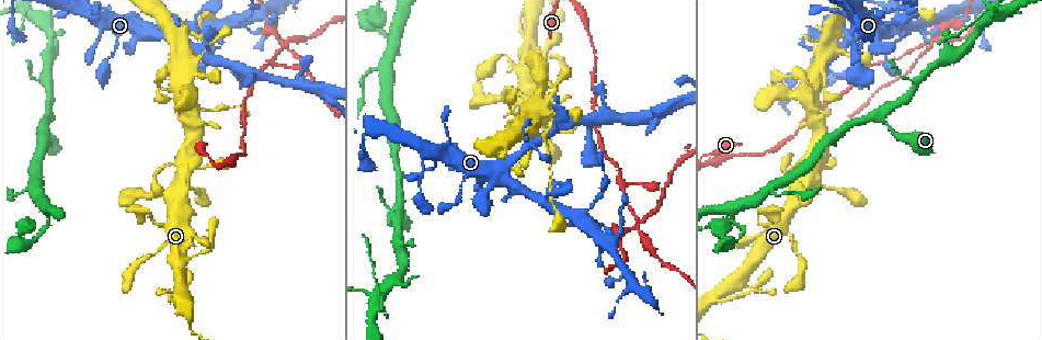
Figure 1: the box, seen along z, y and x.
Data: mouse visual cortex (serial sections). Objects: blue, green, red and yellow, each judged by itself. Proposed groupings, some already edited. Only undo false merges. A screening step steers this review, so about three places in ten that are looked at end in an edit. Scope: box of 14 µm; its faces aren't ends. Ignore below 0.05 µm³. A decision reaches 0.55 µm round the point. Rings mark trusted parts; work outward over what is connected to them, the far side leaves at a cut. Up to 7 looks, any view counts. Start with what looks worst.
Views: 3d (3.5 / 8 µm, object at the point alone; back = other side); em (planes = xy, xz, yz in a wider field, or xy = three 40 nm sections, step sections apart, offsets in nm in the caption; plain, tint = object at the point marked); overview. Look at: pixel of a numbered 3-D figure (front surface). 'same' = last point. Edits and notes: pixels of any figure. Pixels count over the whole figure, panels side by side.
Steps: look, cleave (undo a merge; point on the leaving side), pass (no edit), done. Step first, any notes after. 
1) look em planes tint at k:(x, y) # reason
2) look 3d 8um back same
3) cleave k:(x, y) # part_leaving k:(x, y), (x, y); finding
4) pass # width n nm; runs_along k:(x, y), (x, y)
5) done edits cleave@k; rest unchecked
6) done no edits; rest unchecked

look 3d 3.5um at 1:(924, 27) # thin arm on a thick one

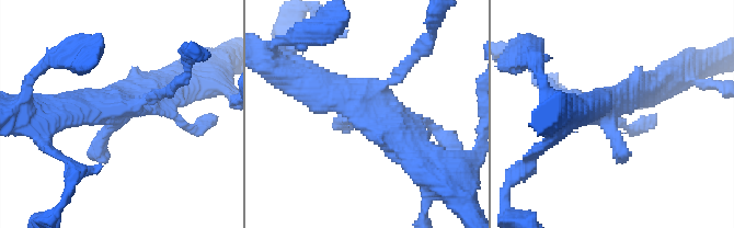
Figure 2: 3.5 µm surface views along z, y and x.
look em xy step 5 tint at 2:(359, 105)

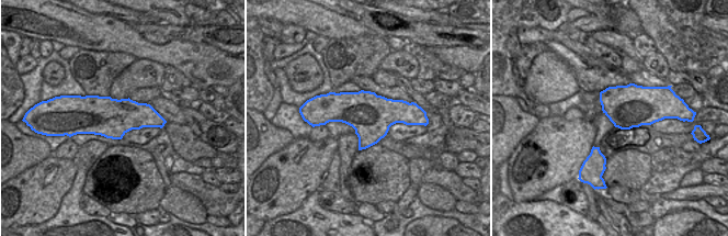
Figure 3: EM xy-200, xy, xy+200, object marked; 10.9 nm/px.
cleave 2:(413, 57) # part_leaving 2:(388, 84), (432, 36), (435, 20); two cells meet here

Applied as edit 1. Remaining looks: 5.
look overview

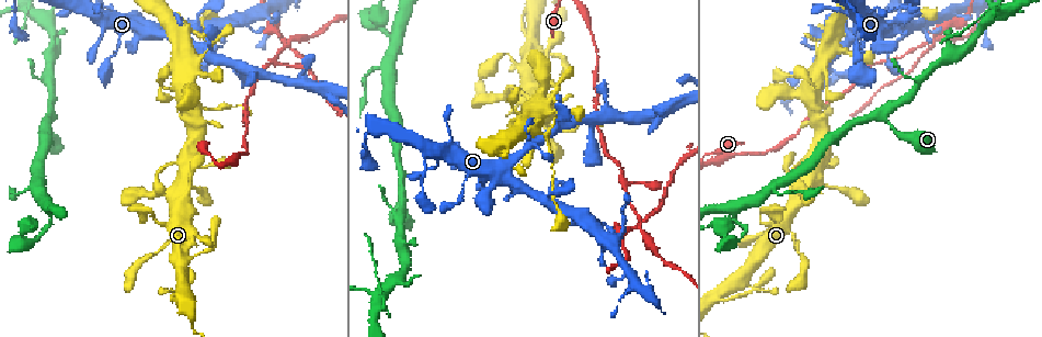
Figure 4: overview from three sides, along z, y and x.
look 3d 8um at 4:(623, 181) # thin neck

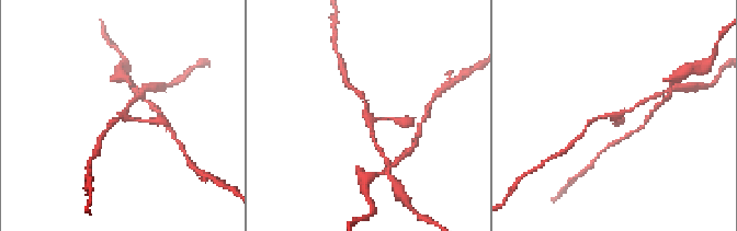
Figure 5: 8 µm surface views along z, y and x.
look 3d 3.5um at 5:(368, 117)

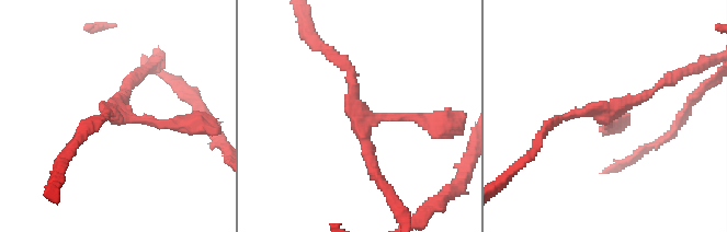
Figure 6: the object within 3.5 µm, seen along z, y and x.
look em planes tint at 6:(113, 109)

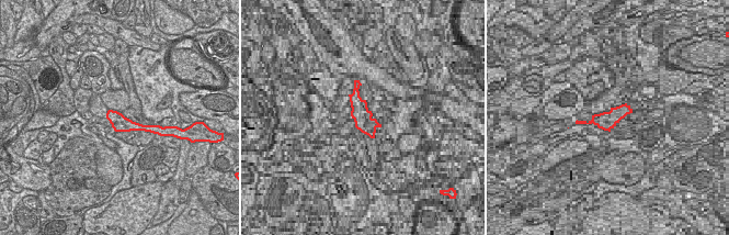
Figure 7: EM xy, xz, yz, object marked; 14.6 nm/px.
pass # continuous, no second cell

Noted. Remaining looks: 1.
look 3d 3.5um at 4:(43, 232) # abrupt turn

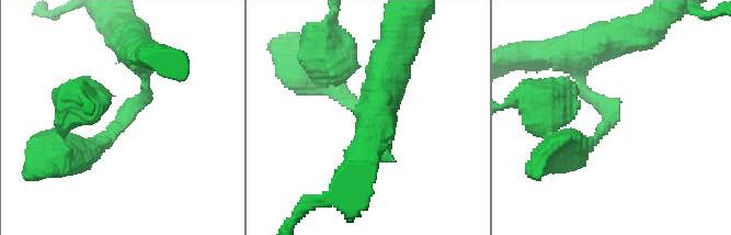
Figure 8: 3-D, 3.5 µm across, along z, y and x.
pass # runs_along 8:(145, 67), (148, 98), (73, 152); continuous, no second cell

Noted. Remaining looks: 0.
done edits cleave@2; rest unchecked

